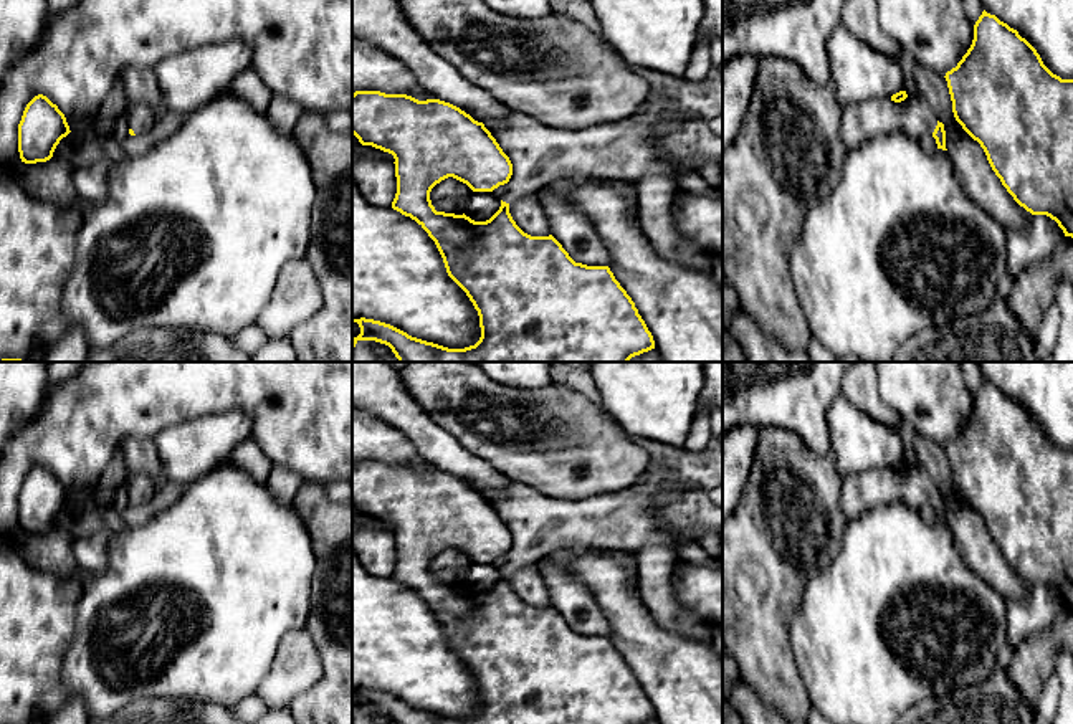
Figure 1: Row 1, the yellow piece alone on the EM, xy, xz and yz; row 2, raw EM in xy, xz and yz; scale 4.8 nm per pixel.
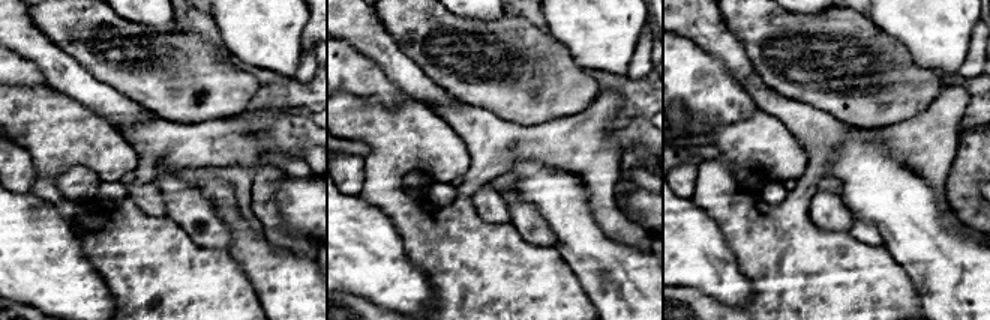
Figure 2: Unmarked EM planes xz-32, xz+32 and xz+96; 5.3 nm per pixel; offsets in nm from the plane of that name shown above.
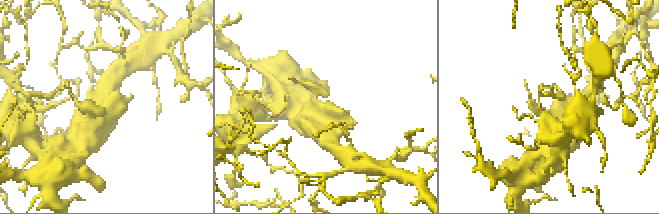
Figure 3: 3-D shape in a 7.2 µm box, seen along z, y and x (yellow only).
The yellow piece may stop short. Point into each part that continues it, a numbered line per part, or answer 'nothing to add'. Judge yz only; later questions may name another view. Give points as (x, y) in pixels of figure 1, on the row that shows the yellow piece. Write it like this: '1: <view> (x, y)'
1: yz (862, 121)

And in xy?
1: xy (141, 118)

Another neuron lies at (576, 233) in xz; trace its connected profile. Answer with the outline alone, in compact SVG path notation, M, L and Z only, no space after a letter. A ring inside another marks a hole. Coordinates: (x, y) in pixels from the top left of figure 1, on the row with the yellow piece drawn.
M542 193L537 198L546 212L551 235L575 263L587 266L610 264L612 256L592 221L574 208L565 195Z

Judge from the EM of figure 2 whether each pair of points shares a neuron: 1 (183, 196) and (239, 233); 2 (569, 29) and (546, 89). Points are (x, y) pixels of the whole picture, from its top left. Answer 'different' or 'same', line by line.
1: different
2: different

